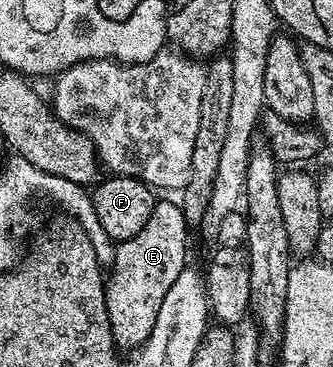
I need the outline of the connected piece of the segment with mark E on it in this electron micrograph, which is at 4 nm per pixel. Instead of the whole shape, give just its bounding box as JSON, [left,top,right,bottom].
[105,200,189,348]

